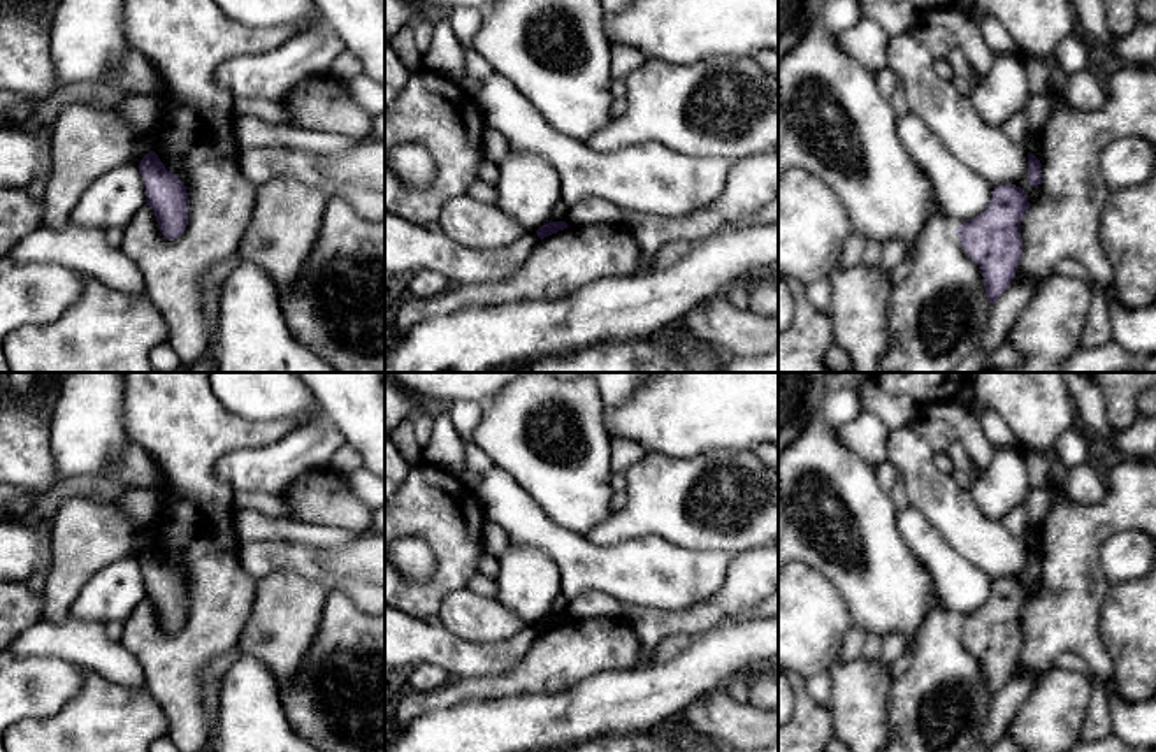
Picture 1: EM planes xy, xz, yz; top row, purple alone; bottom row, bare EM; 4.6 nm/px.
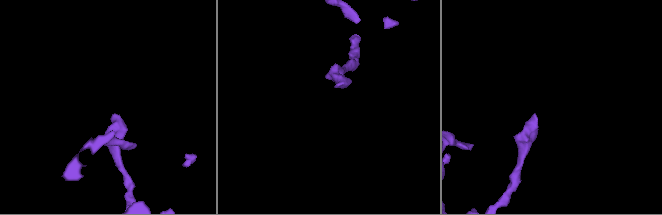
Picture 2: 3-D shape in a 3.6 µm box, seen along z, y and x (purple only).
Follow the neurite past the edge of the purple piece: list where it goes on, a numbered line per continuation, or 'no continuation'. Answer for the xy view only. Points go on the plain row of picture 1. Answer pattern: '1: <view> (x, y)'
no continuation

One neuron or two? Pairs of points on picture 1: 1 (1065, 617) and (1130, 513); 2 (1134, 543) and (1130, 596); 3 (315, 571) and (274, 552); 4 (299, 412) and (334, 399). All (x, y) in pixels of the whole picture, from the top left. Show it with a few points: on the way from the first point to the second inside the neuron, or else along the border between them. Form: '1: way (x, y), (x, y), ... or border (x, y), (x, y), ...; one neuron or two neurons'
1: way (1072, 585), (1072, 549), (1098, 522); one neuron
2: border (1137, 578), (1112, 585); two neurons
3: way (304, 563), (299, 557), (285, 556); one neuron
4: border (310, 390), (318, 404); two neurons

